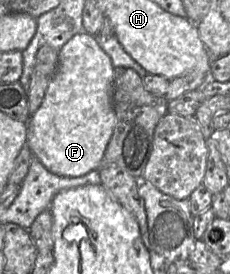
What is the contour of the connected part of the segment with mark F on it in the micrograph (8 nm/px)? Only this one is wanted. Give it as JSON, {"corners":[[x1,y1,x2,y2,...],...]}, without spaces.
{"corners":[[80,32,58,53,58,67,40,107,27,121,26,146,51,173,81,177,97,170,116,121,113,109,114,66,96,37]]}

